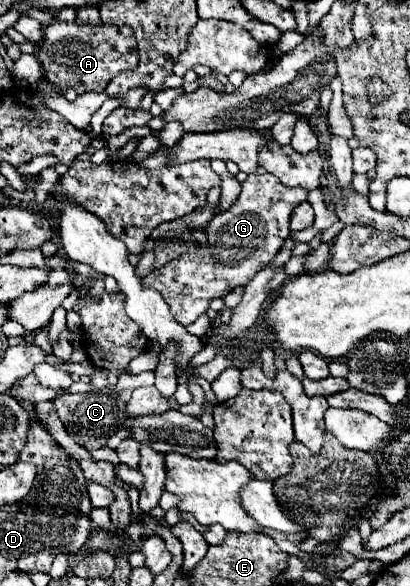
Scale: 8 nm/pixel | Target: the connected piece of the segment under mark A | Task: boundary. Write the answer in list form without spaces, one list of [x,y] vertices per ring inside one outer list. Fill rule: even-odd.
[[[54,22],[44,30],[38,60],[44,68],[44,80],[60,88],[60,92],[70,86],[76,88],[78,94],[104,92],[106,84],[114,76],[138,66],[138,48],[134,32],[128,26],[82,26],[76,22]]]

